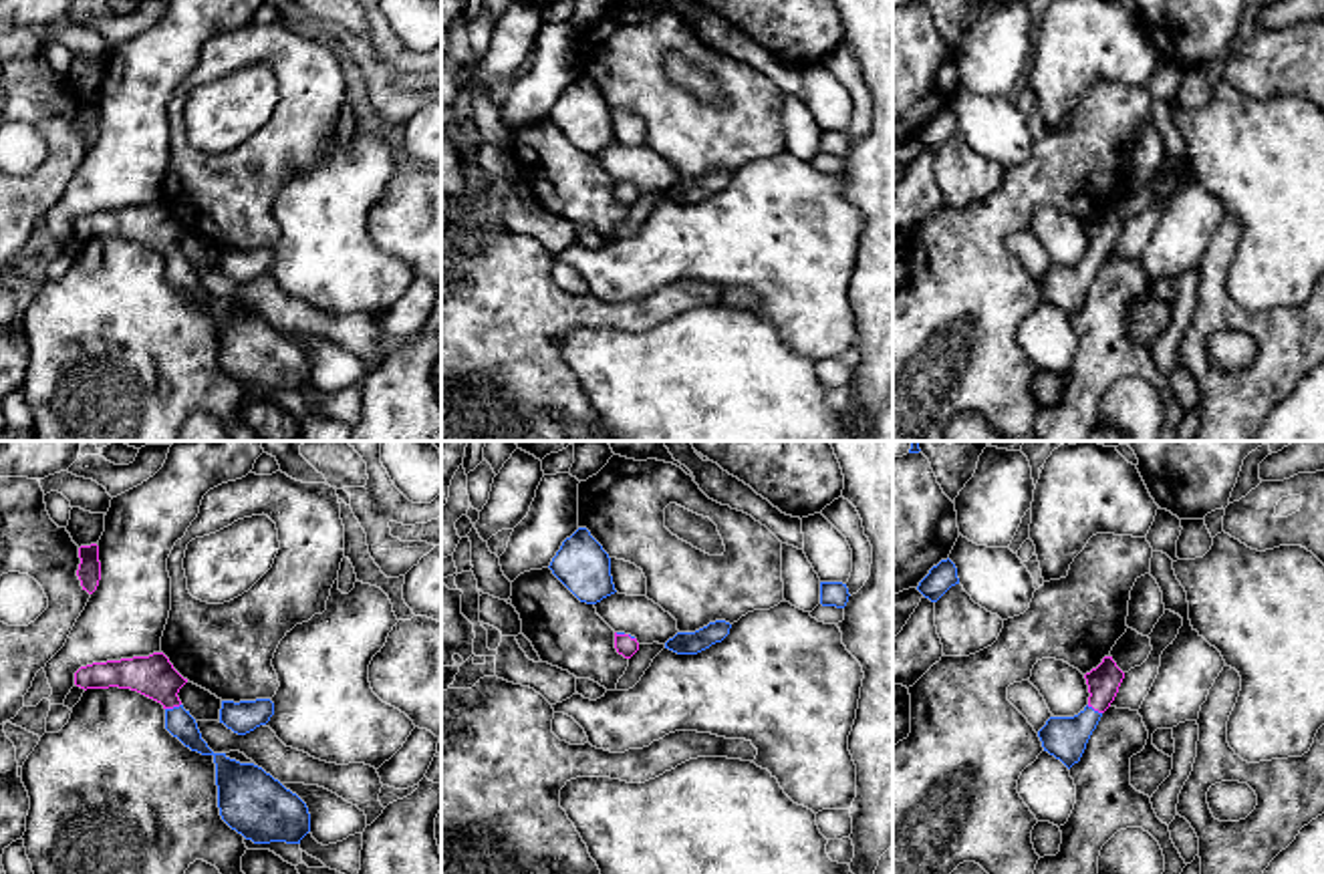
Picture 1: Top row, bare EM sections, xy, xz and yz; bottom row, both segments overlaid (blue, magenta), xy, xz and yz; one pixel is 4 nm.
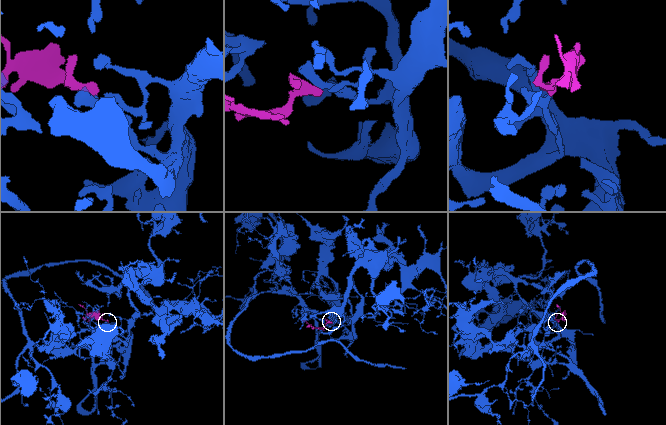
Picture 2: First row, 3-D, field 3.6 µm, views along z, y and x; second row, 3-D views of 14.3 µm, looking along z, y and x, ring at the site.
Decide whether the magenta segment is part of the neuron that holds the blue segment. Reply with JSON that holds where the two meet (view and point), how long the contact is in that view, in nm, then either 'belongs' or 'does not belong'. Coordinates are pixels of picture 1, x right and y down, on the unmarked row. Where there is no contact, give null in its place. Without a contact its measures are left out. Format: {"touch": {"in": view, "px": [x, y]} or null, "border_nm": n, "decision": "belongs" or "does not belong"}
{"touch": {"in": "xy", "px": [174, 256]}, "border_nm": 70, "decision": "belongs"}

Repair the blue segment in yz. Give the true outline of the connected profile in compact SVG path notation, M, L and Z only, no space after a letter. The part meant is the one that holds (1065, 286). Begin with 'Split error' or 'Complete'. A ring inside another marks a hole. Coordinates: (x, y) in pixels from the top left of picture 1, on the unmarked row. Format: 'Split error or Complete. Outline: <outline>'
Split error. Outline: M1104 205L1084 228L1090 242L1088 254L1074 266L1050 266L1038 280L1044 300L1060 308L1068 318L1080 310L1102 262L1114 250L1124 222L1112 205Z

